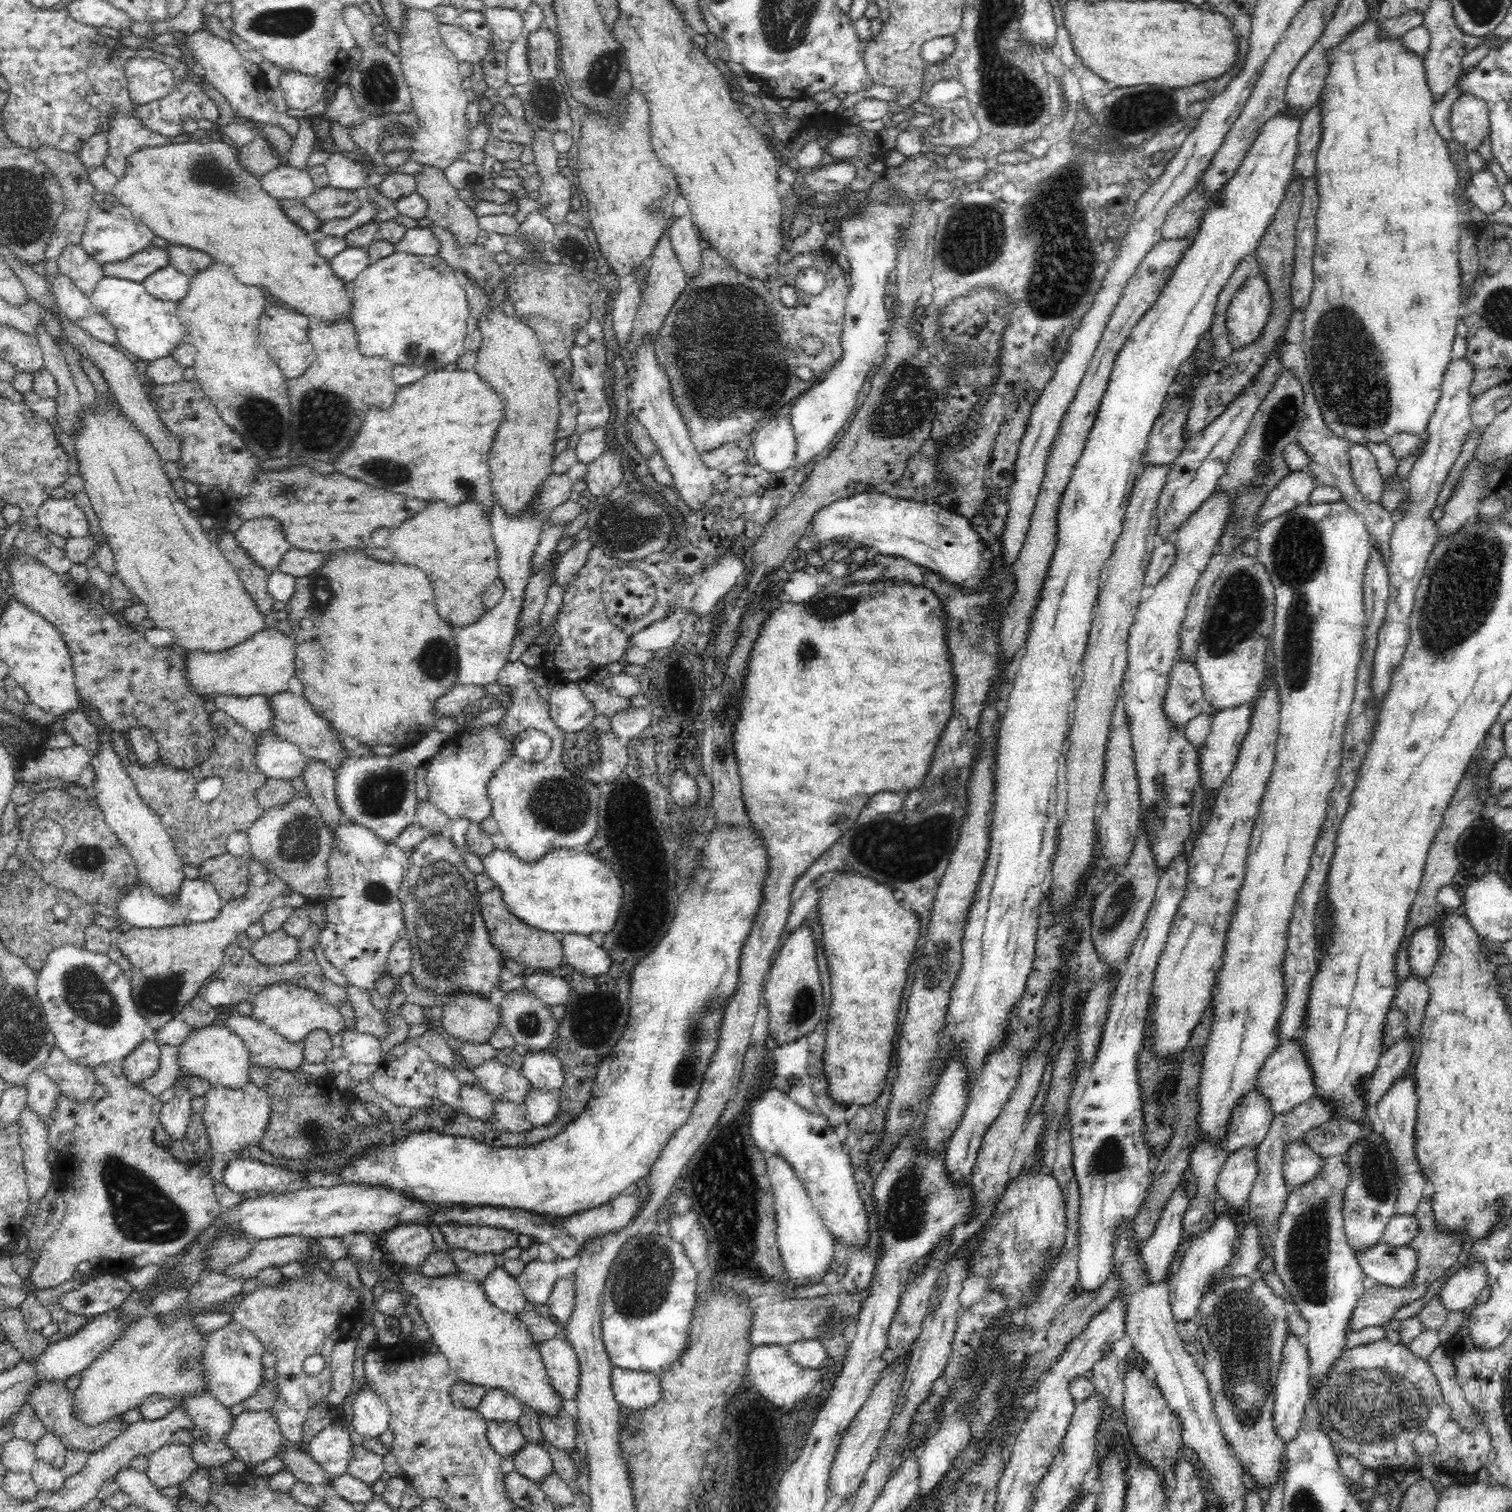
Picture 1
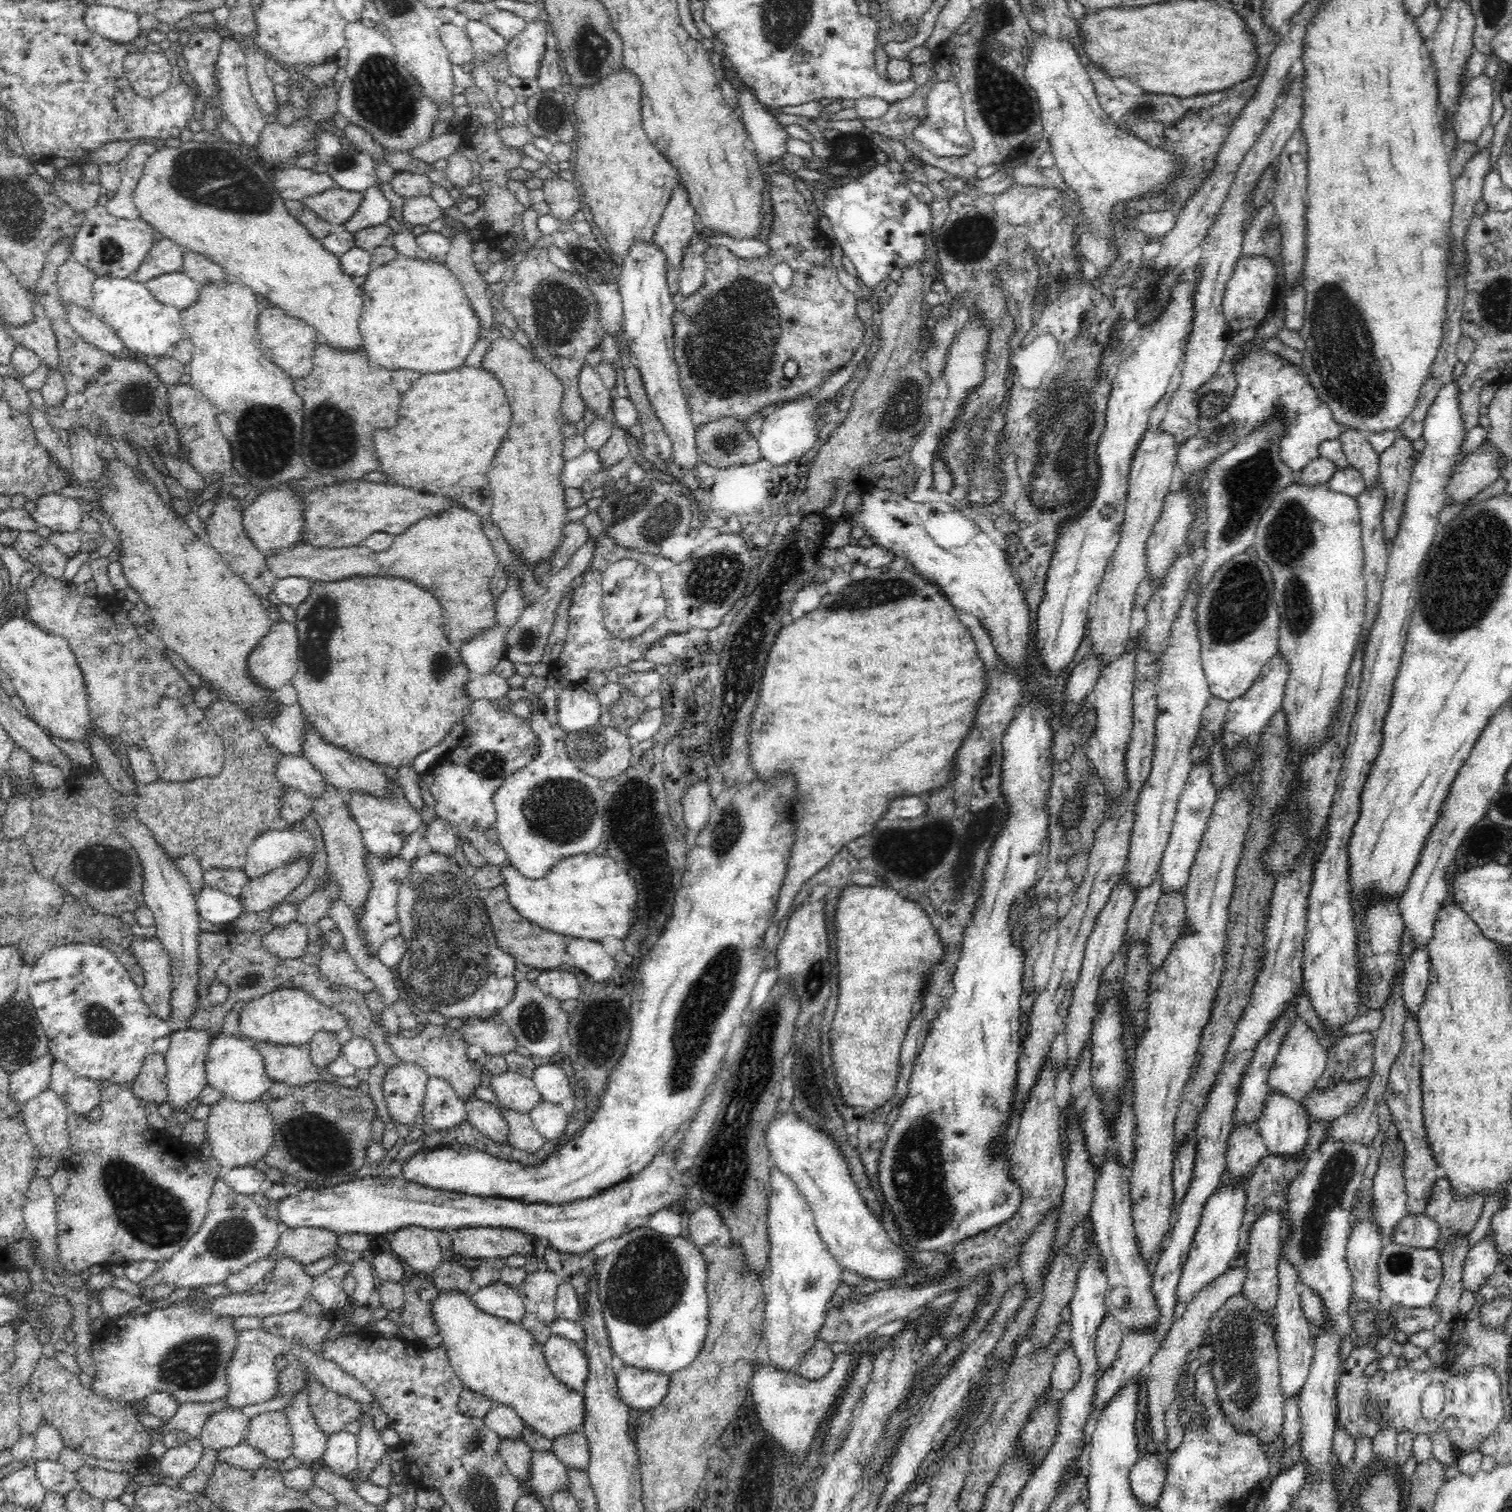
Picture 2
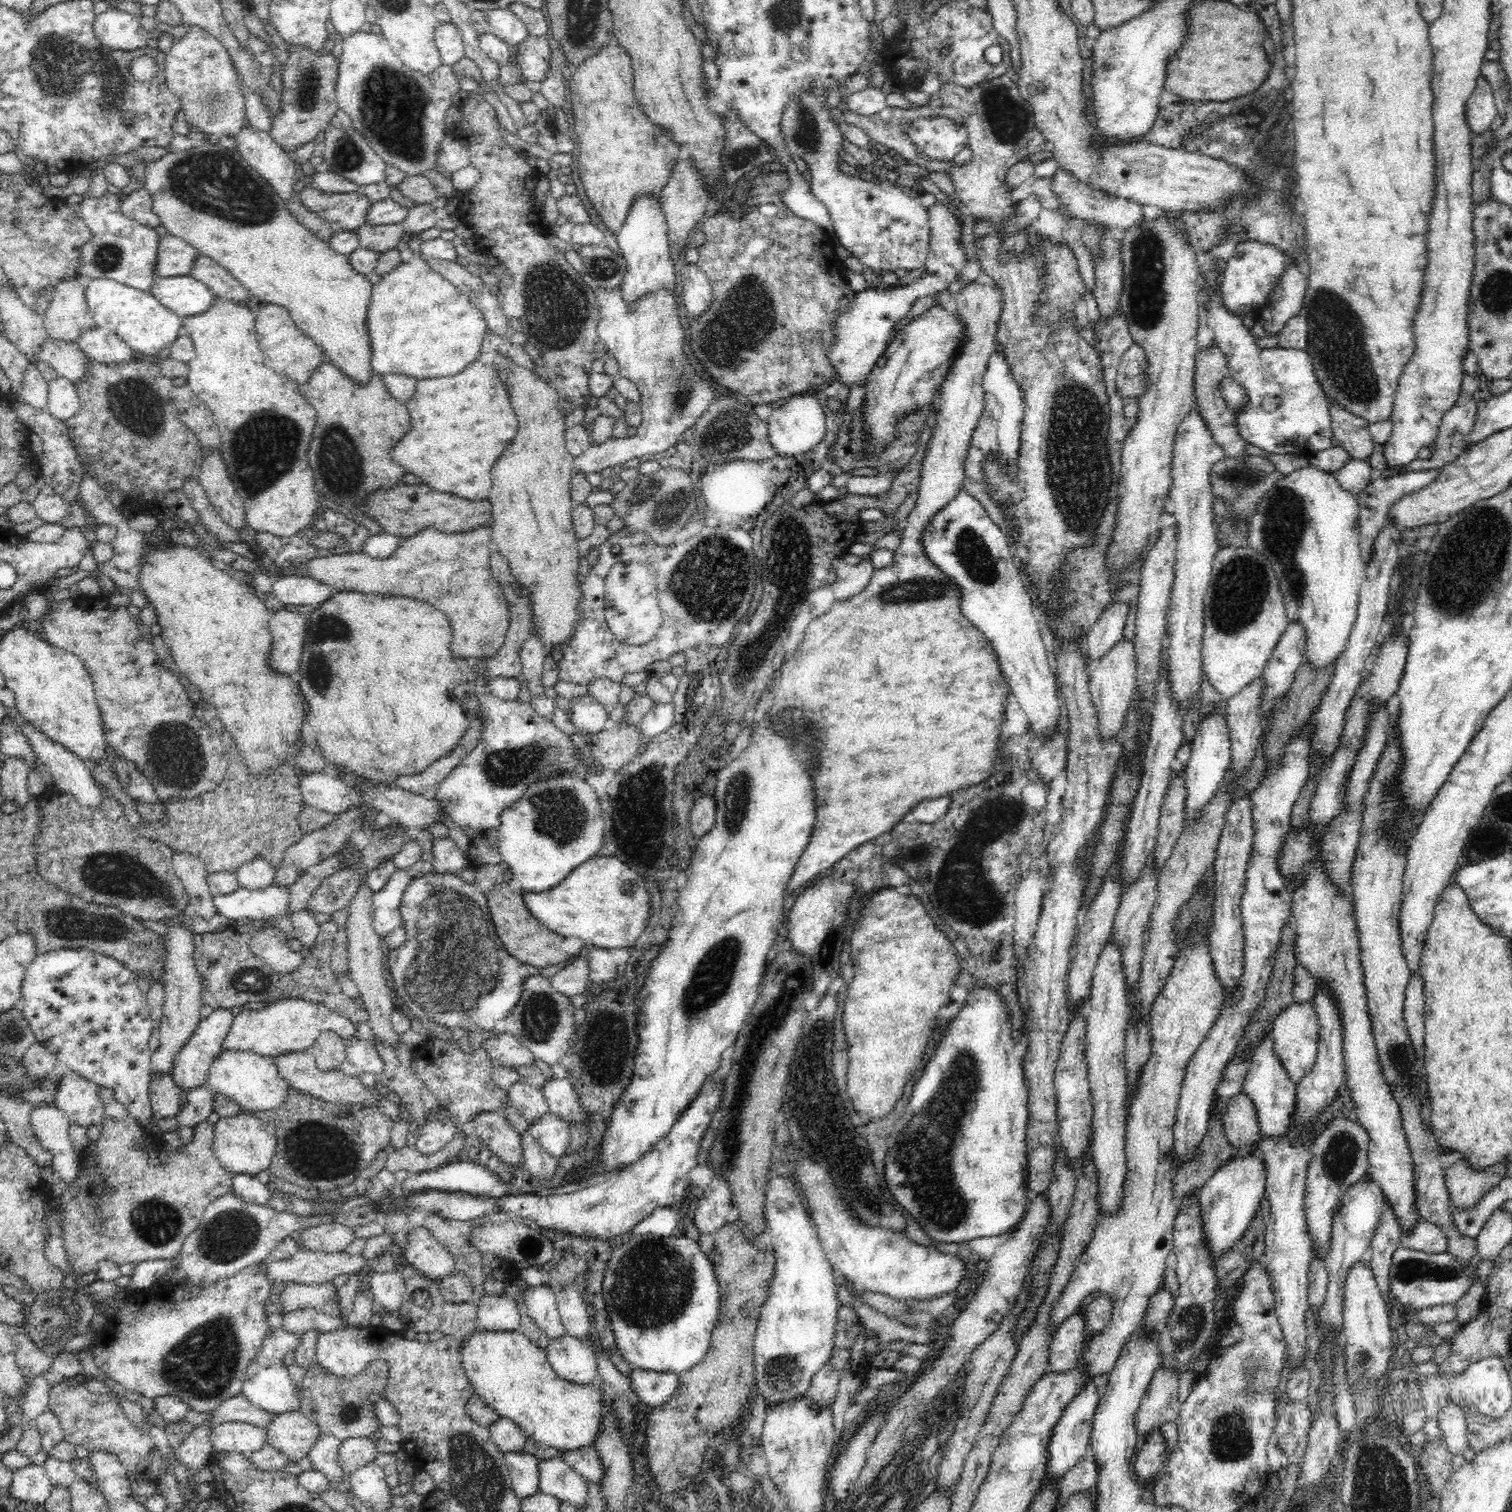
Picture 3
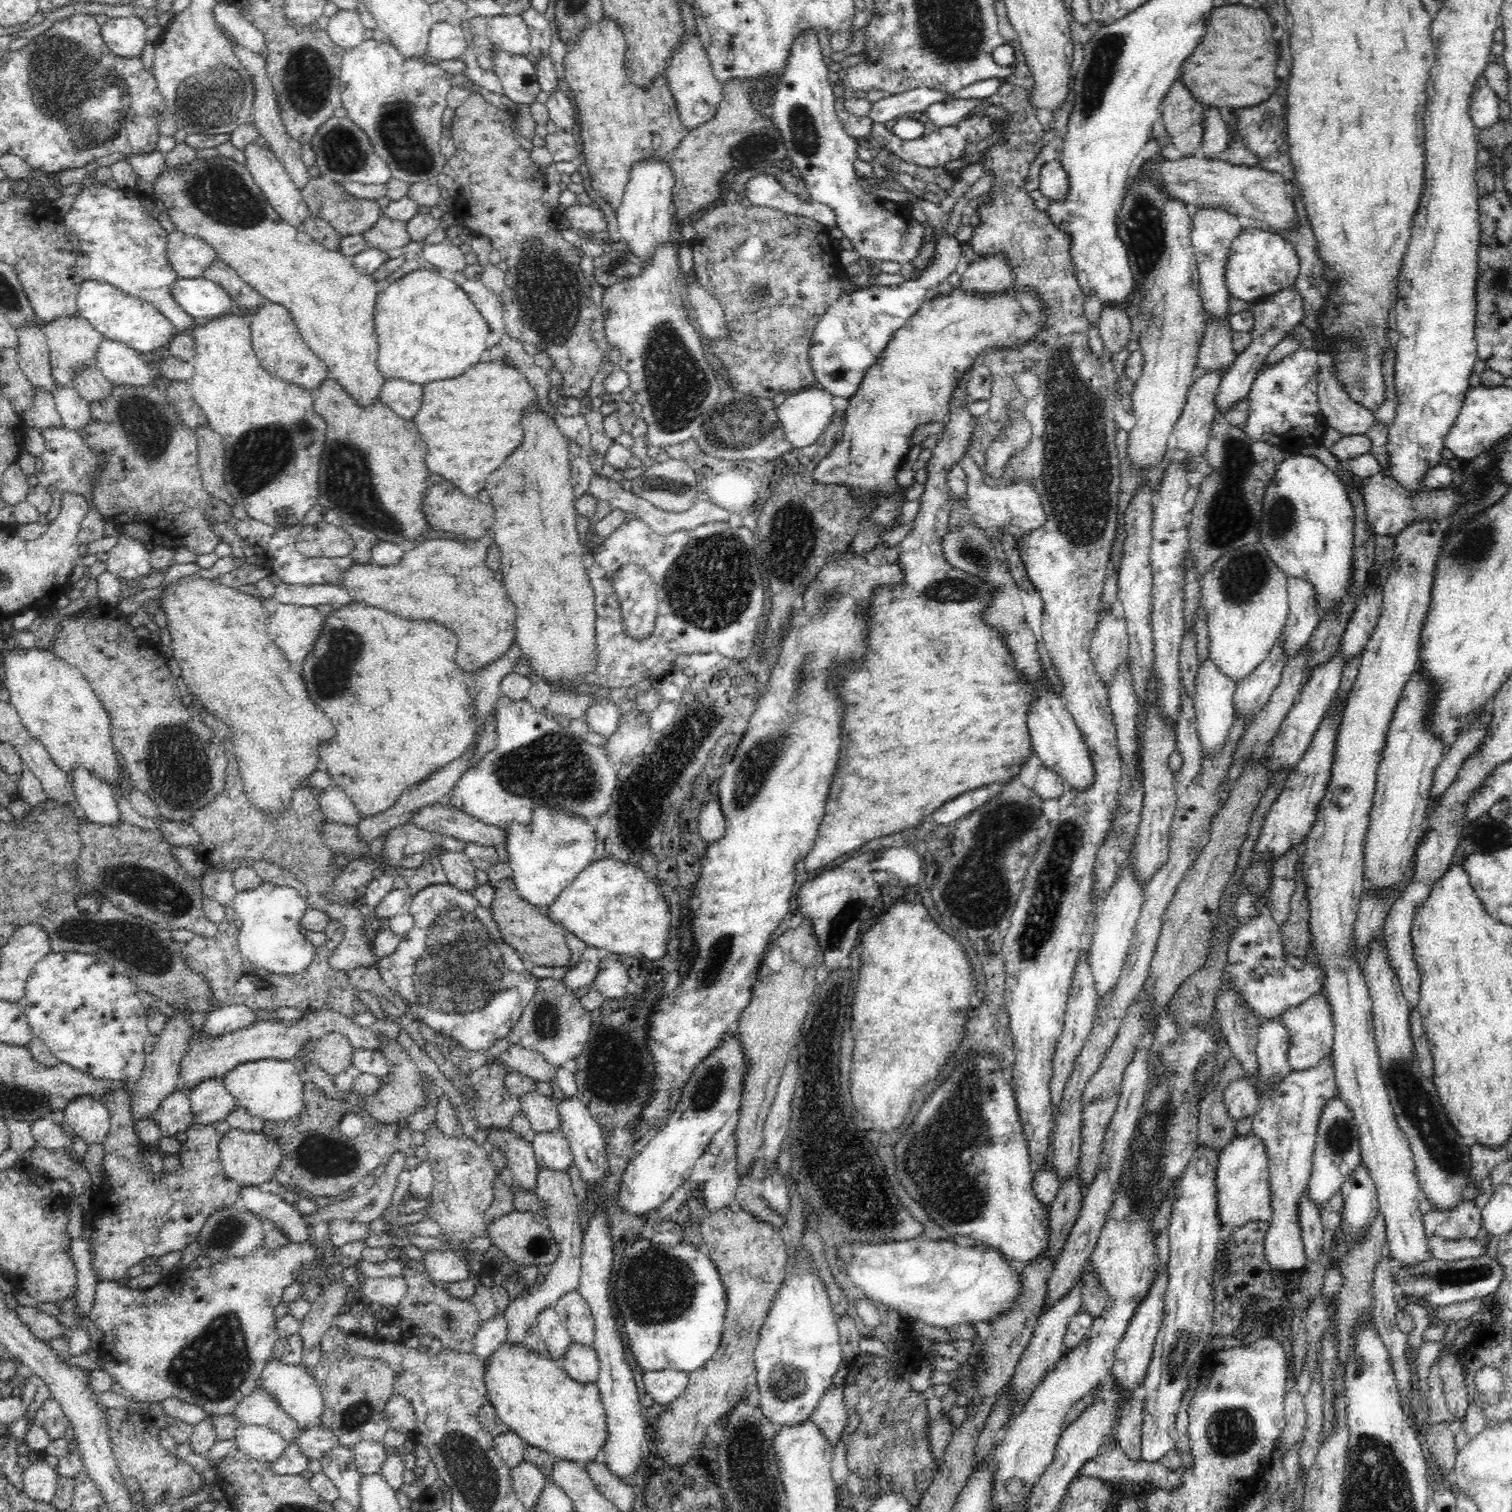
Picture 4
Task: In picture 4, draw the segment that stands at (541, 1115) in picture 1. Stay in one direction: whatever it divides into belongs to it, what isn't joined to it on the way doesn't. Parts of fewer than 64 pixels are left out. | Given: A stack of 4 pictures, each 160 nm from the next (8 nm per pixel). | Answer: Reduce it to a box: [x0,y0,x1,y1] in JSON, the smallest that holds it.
[532,1129,573,1173]

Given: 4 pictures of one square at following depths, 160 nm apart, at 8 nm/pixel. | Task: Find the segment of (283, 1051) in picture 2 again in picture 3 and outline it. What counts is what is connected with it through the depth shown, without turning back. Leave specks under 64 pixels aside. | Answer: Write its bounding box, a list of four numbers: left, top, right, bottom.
[275,1047,390,1107]

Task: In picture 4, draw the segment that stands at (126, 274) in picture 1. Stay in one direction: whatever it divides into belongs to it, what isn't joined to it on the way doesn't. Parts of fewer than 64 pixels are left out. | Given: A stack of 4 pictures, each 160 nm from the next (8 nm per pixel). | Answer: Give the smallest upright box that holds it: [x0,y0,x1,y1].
[166,230,220,278]

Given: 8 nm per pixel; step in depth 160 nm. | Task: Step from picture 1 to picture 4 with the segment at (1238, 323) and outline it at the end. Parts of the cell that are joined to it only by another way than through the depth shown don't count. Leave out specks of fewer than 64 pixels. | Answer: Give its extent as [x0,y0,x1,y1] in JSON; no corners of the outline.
[1226,227,1299,304]

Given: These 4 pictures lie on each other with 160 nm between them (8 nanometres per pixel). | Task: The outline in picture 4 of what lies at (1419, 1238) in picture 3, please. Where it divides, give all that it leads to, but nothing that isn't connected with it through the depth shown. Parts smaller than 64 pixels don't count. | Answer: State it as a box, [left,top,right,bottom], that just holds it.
[1428,1236,1489,1261]

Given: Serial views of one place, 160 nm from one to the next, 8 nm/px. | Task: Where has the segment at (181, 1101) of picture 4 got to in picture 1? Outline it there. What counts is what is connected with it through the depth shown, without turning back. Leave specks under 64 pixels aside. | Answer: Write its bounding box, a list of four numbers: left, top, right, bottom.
[121,1036,160,1084]

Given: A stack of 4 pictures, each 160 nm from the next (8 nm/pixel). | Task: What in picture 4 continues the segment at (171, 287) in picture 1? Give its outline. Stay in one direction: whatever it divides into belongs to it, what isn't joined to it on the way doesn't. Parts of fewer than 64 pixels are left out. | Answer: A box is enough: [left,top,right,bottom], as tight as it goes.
[170,278,236,321]

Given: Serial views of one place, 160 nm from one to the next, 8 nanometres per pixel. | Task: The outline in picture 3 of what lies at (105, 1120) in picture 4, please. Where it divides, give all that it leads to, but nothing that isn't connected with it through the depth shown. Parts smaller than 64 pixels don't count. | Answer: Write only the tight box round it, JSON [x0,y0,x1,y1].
[54,1071,105,1129]

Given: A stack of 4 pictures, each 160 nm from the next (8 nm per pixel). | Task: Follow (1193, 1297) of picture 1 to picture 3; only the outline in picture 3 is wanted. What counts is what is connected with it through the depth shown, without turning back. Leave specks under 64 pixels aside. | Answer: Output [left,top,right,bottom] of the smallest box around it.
[1196,1149,1267,1267]

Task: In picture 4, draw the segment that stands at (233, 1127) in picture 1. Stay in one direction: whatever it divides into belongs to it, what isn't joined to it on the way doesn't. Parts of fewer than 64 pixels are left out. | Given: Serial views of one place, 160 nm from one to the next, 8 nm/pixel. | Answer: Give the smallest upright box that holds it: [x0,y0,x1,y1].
[219,1127,282,1186]

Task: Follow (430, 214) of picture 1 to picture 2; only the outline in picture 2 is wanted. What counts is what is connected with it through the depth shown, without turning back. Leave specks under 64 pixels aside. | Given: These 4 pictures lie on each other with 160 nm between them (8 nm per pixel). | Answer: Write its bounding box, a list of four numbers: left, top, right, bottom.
[441,210,495,336]

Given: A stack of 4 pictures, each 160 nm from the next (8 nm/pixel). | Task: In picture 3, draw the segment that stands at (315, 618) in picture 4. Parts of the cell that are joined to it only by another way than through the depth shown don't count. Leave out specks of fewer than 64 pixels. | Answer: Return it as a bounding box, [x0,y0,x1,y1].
[268,609,308,675]

